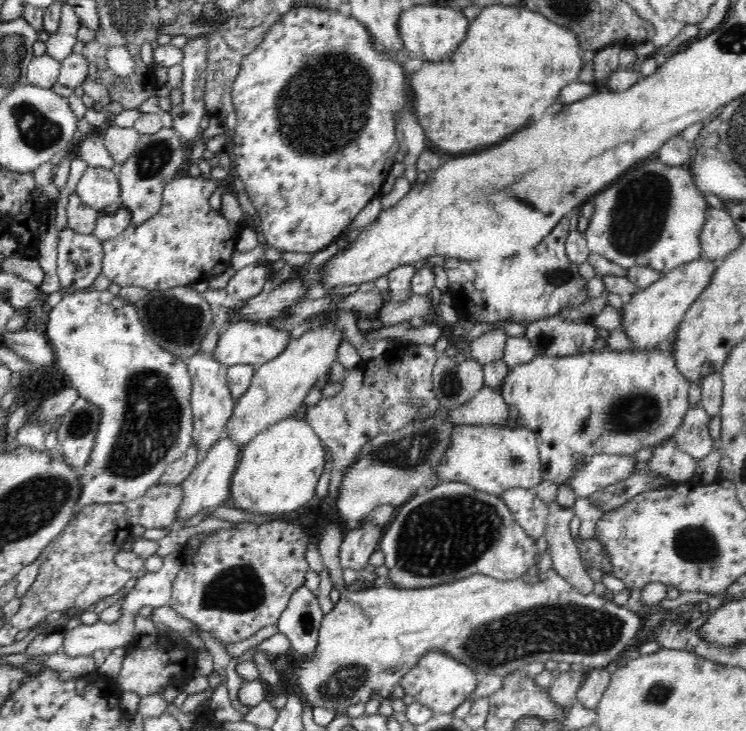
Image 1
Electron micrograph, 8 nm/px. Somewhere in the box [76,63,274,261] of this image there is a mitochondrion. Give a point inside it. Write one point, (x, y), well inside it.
(153, 158)

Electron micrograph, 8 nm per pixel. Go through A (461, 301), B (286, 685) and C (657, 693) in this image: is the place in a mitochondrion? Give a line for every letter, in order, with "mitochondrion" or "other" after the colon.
A: other
B: other
C: mitochondrion

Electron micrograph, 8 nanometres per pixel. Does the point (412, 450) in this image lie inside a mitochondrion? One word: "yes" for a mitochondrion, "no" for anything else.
yes

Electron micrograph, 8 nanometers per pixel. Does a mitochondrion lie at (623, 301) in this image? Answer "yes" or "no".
no

